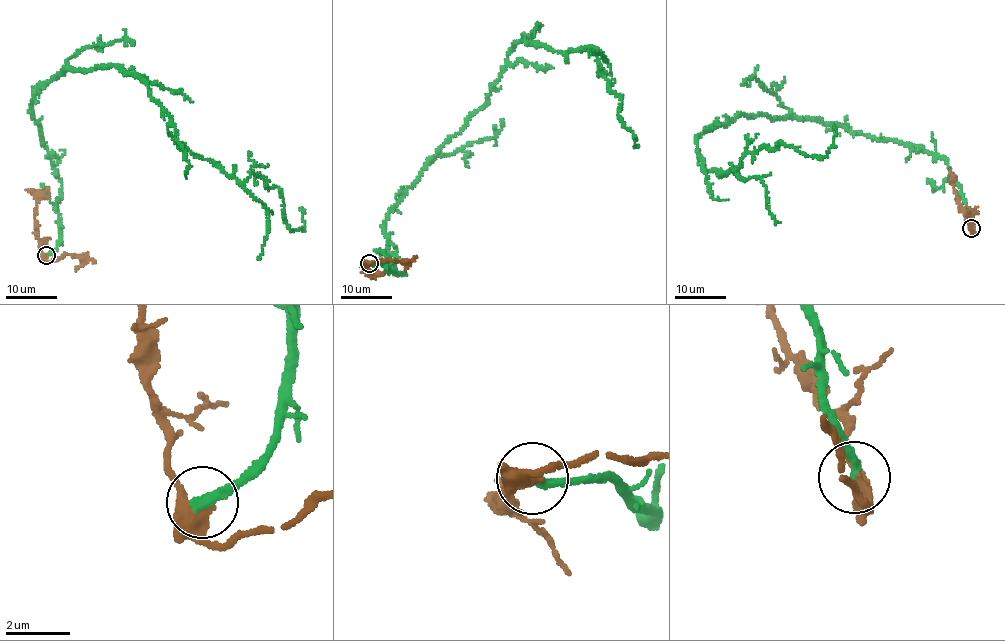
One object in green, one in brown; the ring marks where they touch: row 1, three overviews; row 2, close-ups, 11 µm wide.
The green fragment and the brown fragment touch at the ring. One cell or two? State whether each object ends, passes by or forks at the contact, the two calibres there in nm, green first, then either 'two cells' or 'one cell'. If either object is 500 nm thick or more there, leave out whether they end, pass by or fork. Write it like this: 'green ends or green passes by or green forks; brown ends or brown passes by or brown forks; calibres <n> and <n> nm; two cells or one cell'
green ends; brown forks; calibres 320 and 320 nm; two cells

